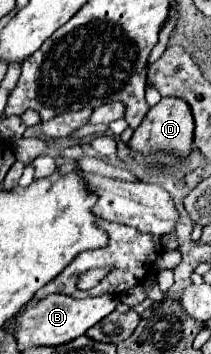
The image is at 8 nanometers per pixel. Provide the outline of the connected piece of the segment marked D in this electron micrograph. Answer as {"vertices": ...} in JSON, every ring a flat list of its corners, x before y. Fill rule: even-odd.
{"vertices":[[161,98,157,106,149,110,143,124,133,132,133,138,129,140,129,148,133,148,139,154,151,154,151,152,167,152,173,156,187,158,193,152,193,116,191,108,177,98]]}

